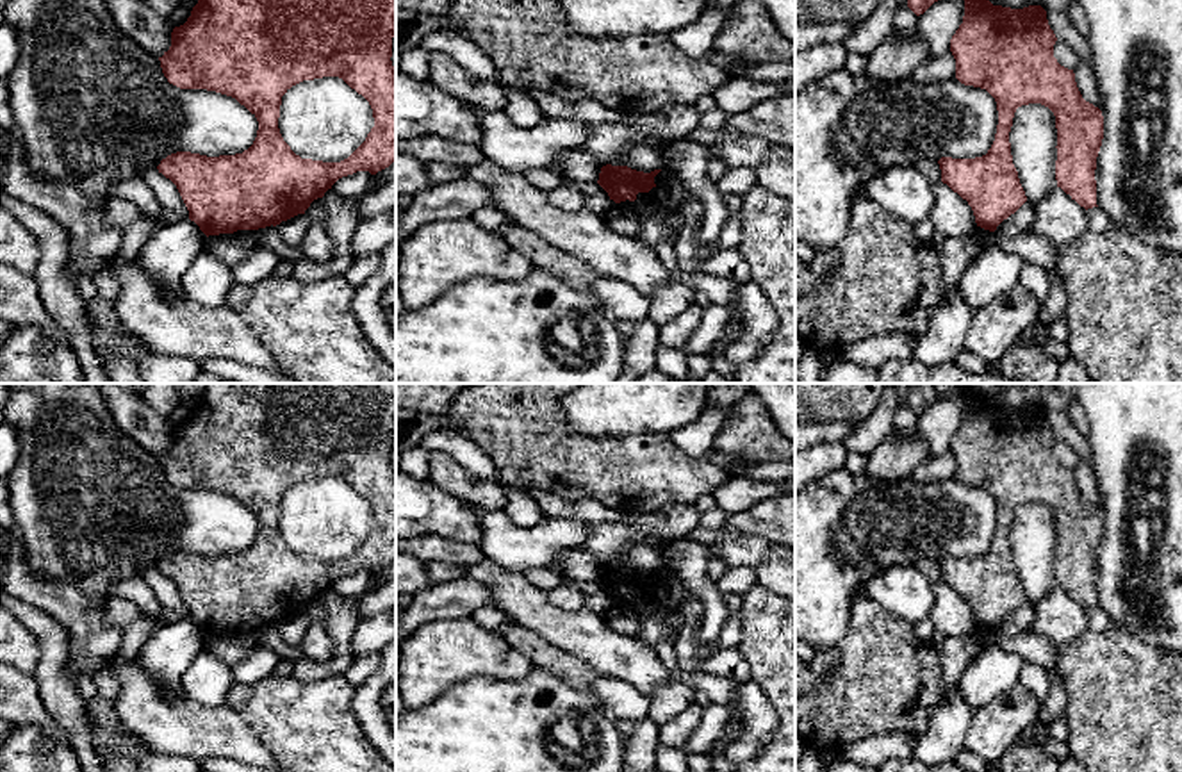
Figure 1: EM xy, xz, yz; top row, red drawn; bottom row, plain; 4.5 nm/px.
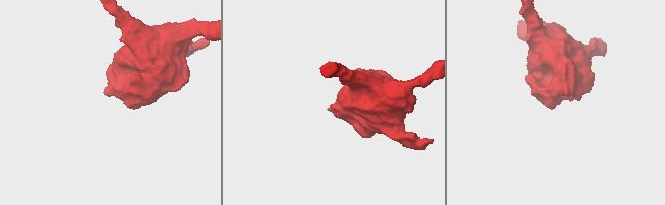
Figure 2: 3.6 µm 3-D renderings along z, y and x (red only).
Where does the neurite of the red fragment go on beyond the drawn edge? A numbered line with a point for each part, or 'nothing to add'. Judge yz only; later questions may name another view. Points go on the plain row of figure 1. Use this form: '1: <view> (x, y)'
nothing to add

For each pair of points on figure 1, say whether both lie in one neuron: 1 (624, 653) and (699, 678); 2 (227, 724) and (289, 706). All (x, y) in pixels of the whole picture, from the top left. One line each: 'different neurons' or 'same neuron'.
1: different neurons
2: different neurons

